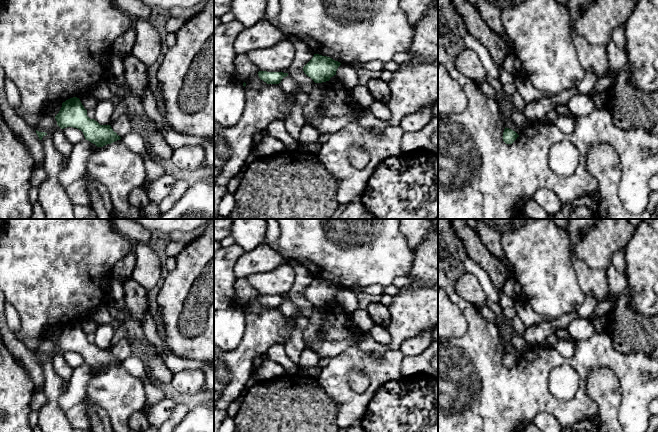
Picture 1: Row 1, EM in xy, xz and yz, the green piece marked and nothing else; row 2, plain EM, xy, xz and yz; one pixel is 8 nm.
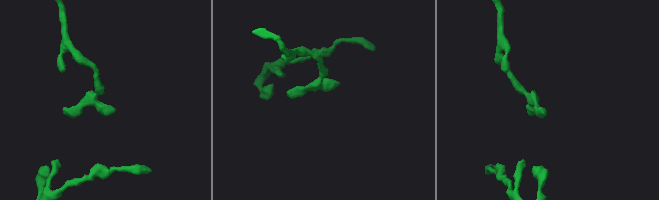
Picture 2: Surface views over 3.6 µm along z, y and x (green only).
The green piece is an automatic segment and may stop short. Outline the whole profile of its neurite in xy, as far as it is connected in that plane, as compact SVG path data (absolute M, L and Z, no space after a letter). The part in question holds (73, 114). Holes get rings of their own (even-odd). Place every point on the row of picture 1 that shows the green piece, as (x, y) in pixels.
M77 97L63 102L55 119L61 129L73 127L81 130L85 139L97 147L103 147L121 139L110 125L100 125L94 119L90 119L87 116L87 110Z

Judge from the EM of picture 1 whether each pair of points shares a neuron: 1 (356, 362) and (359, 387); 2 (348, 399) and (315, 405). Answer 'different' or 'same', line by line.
1: different
2: different

